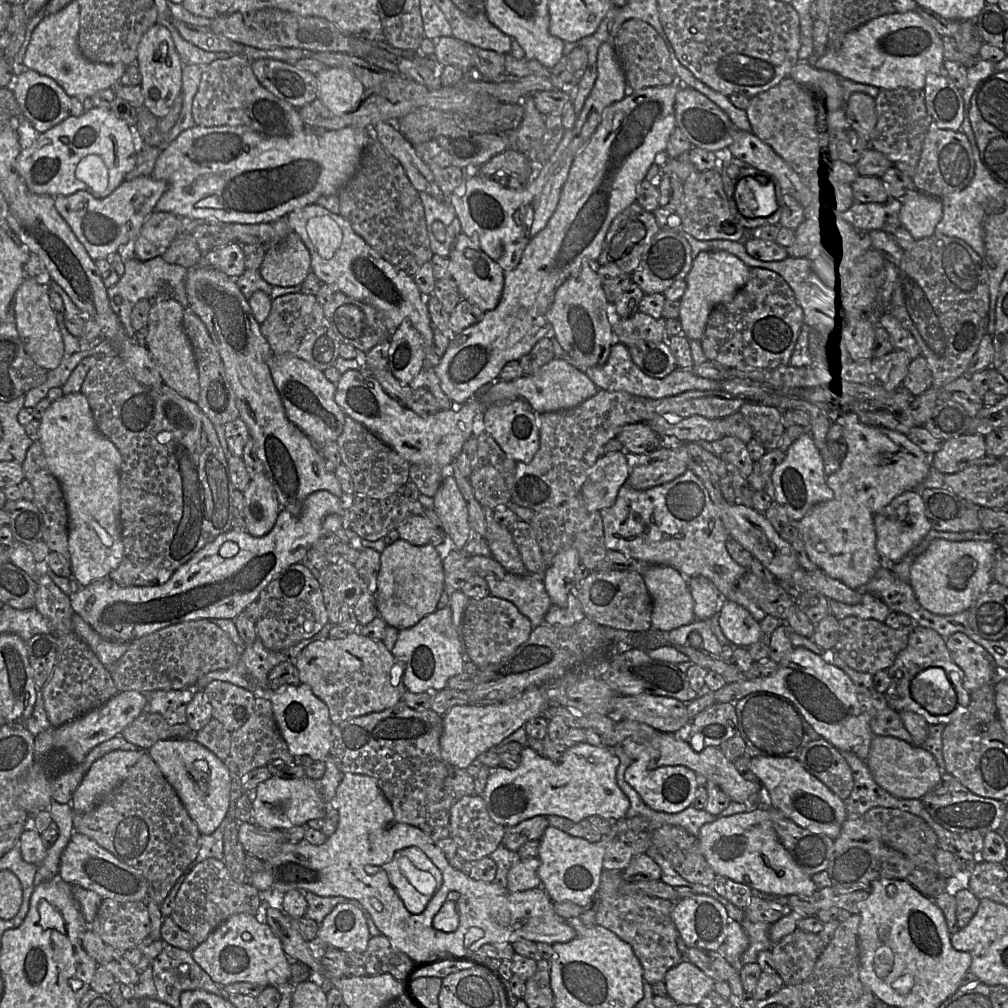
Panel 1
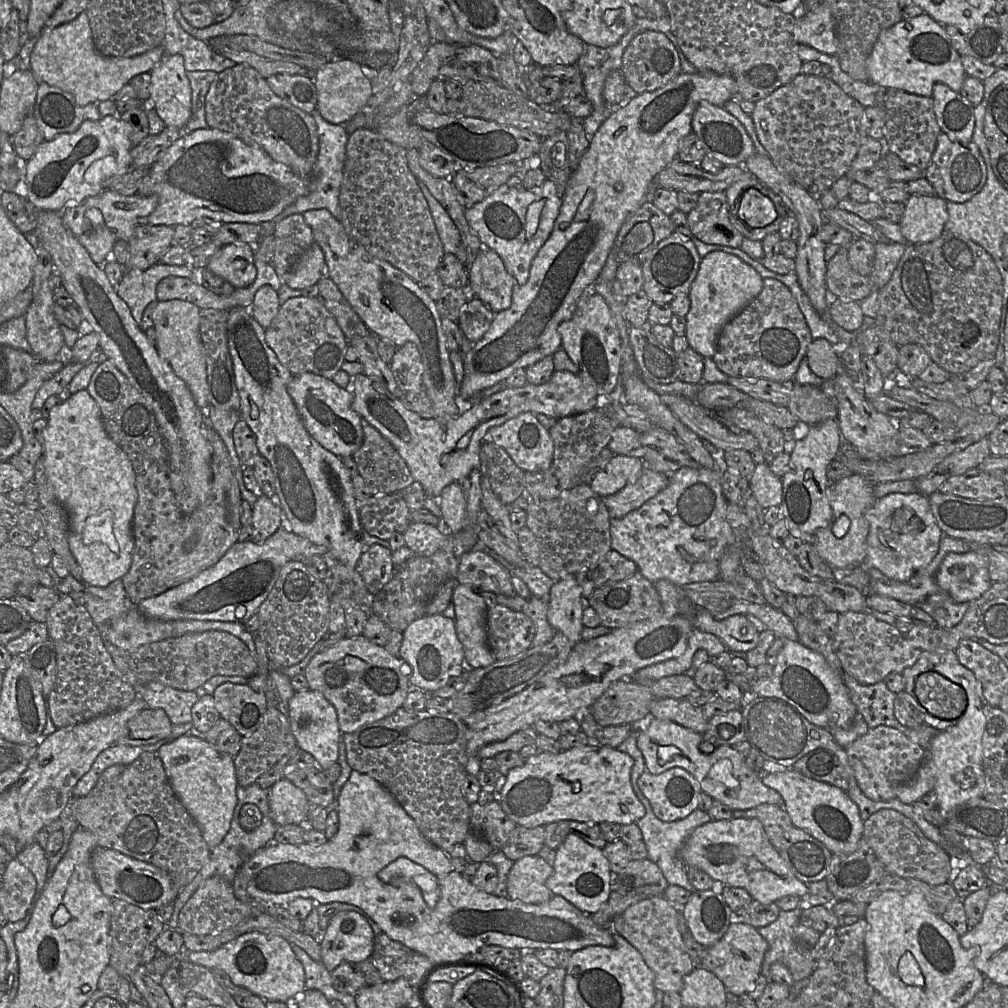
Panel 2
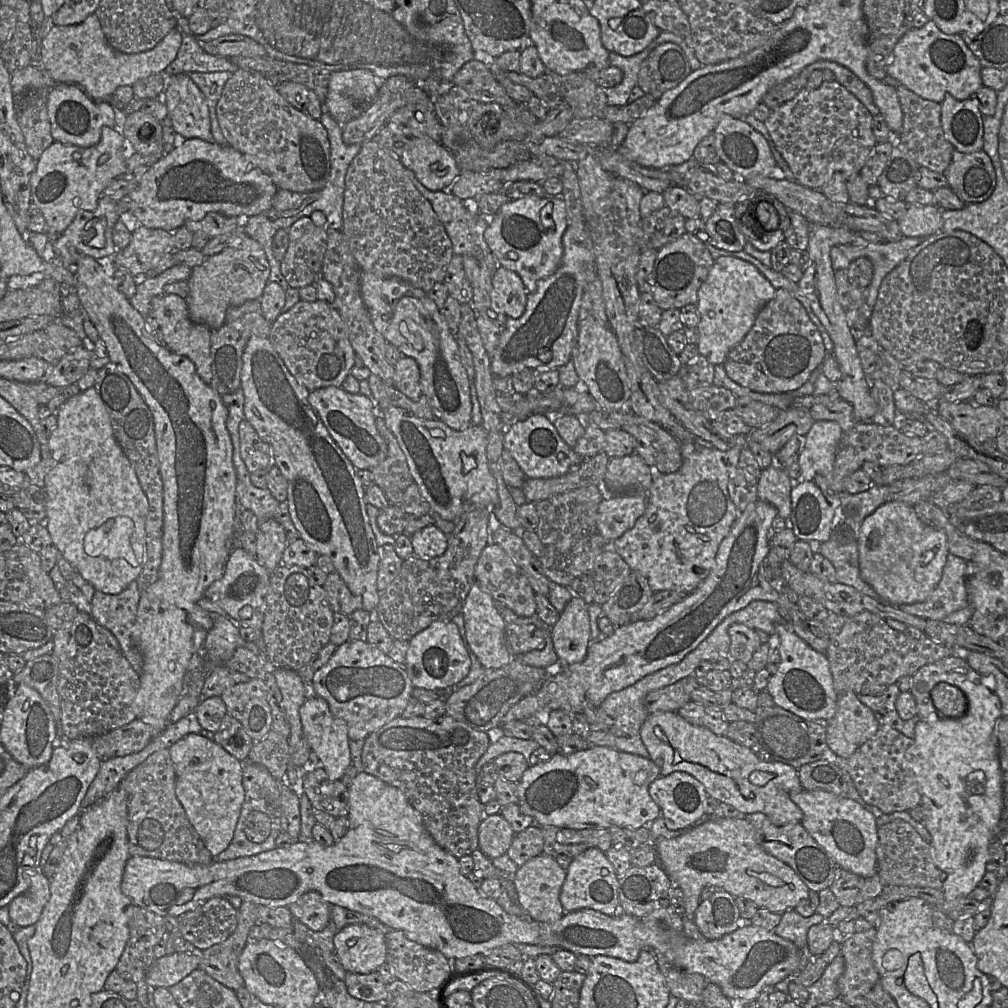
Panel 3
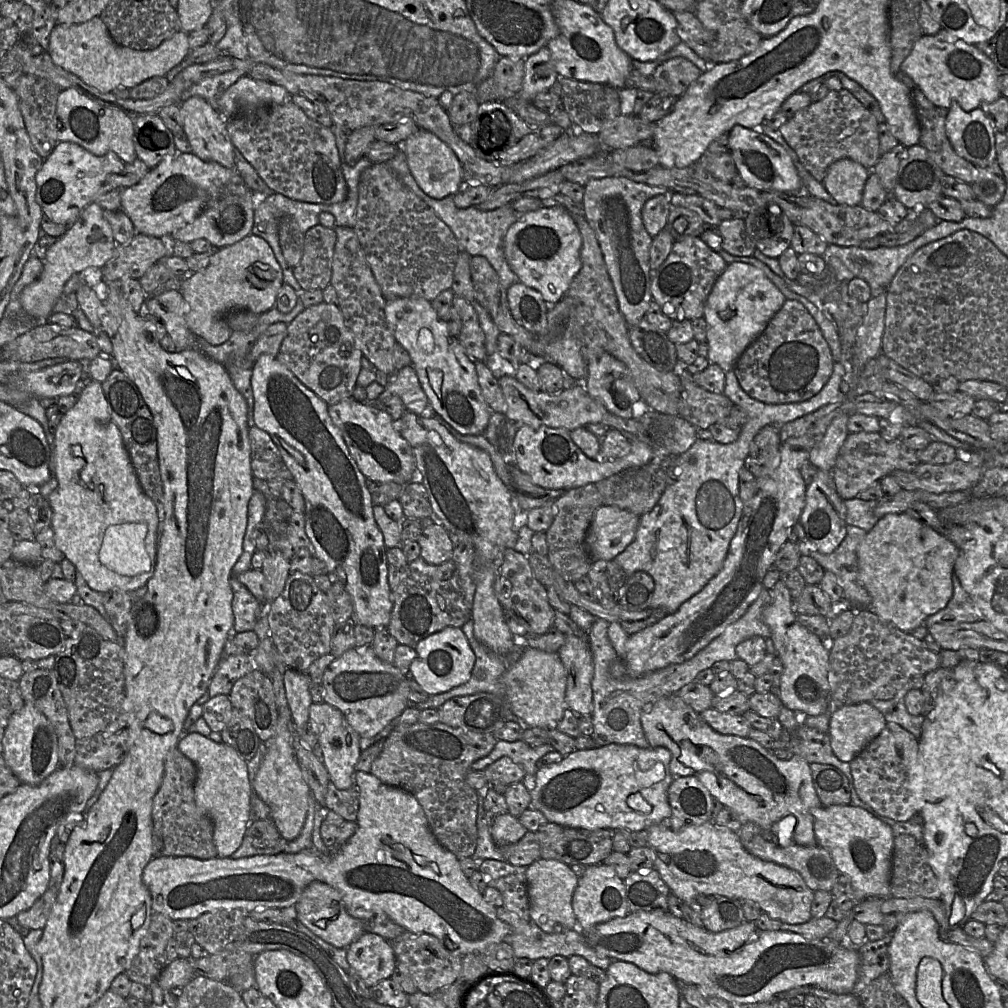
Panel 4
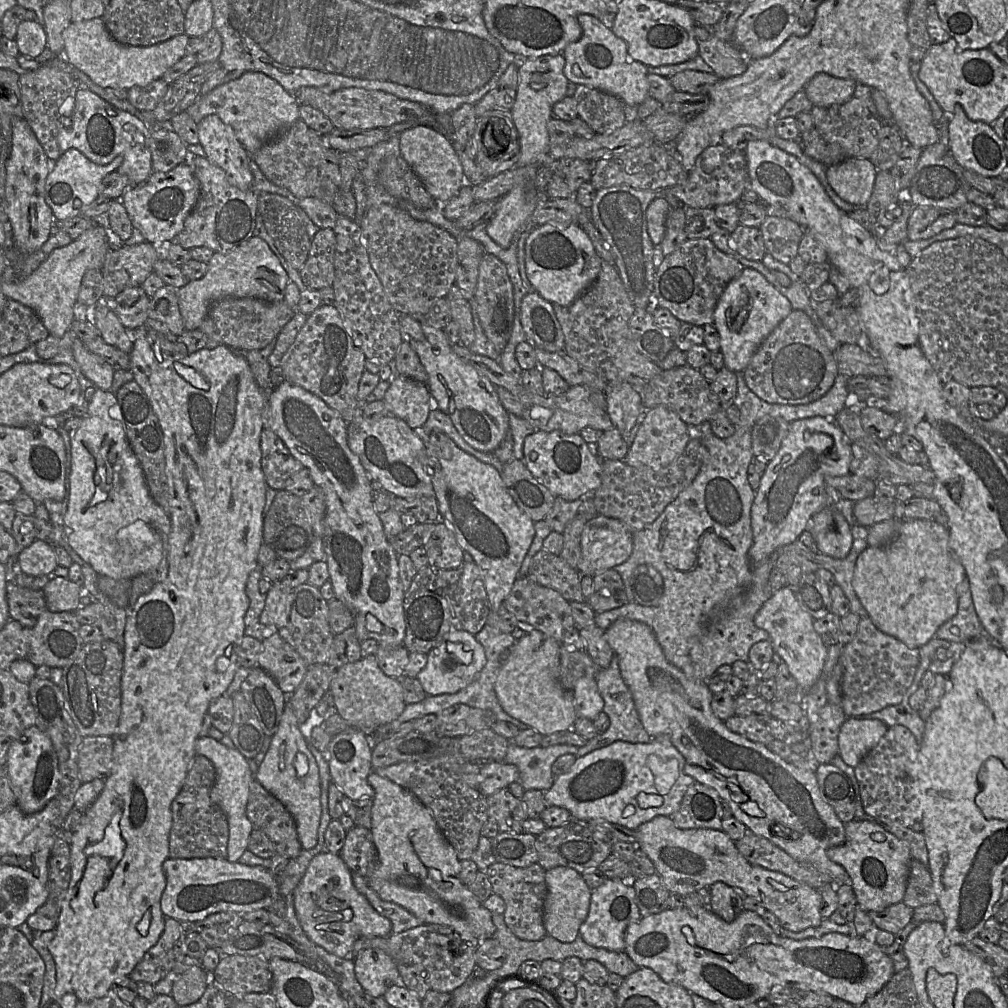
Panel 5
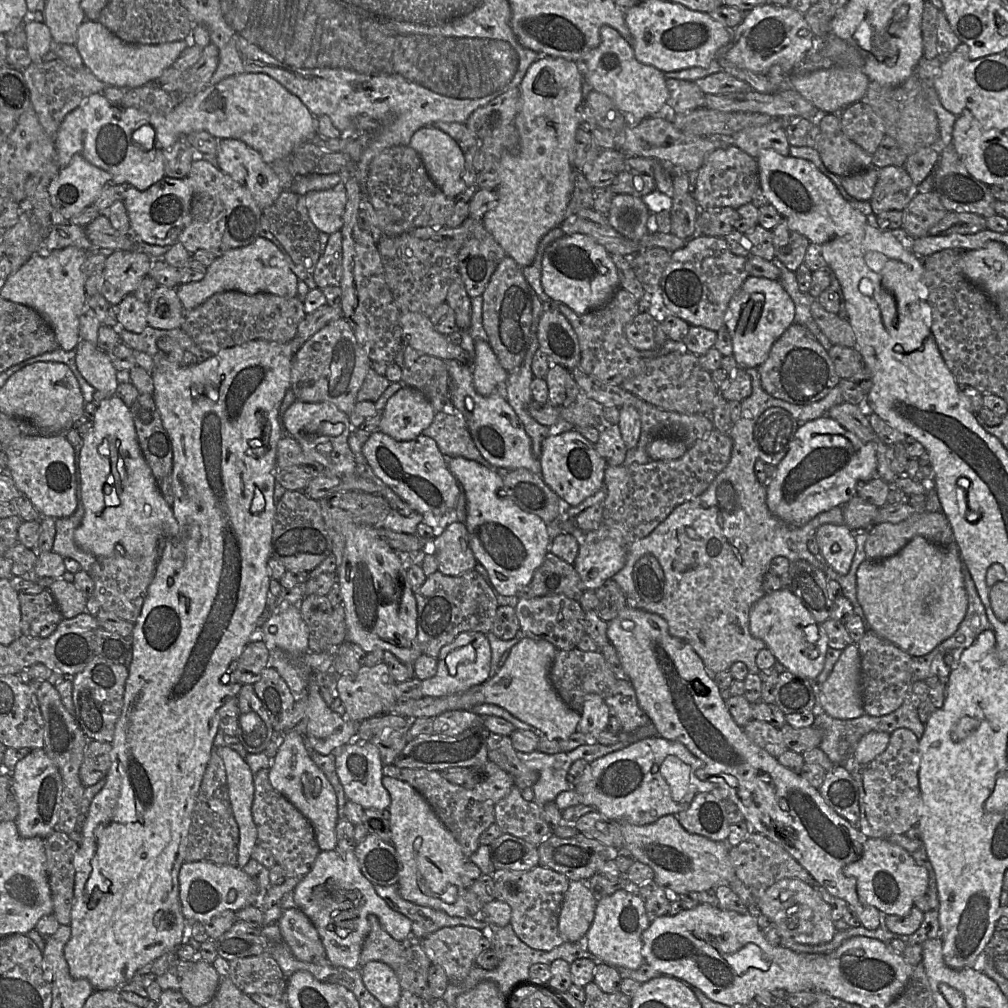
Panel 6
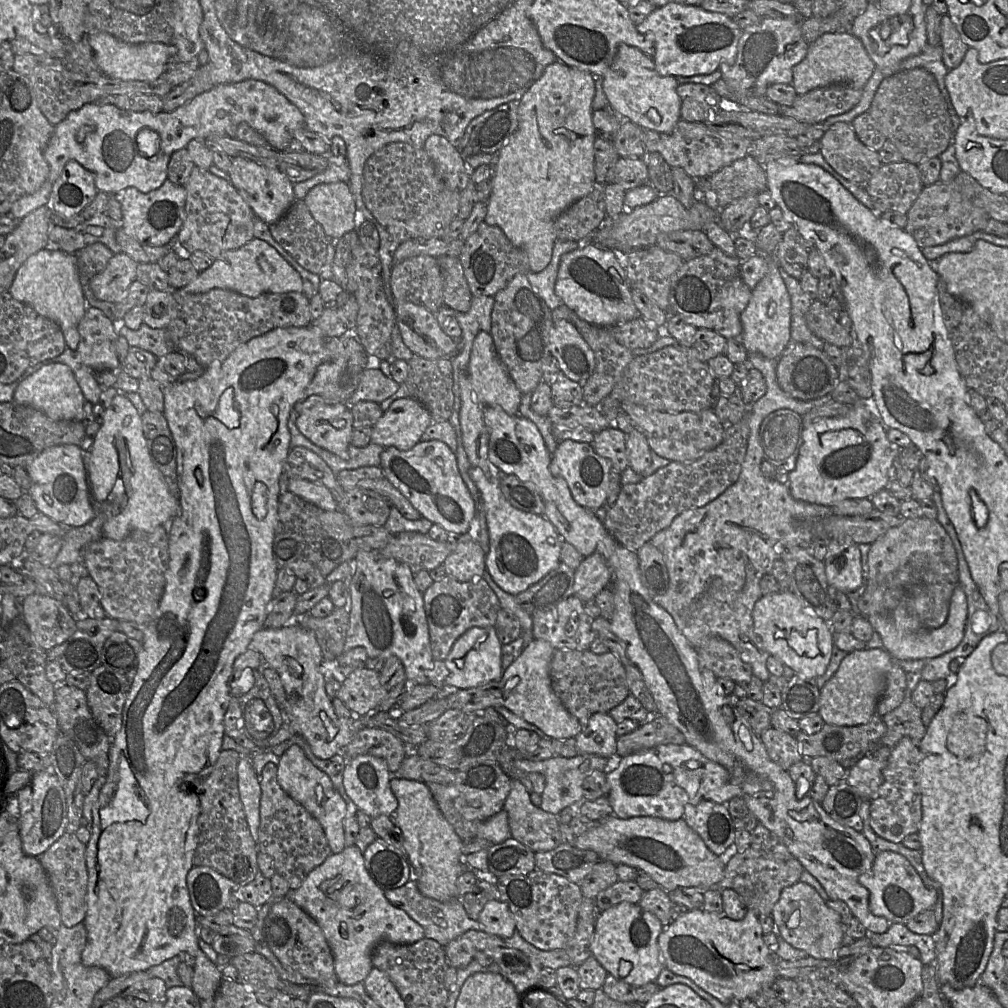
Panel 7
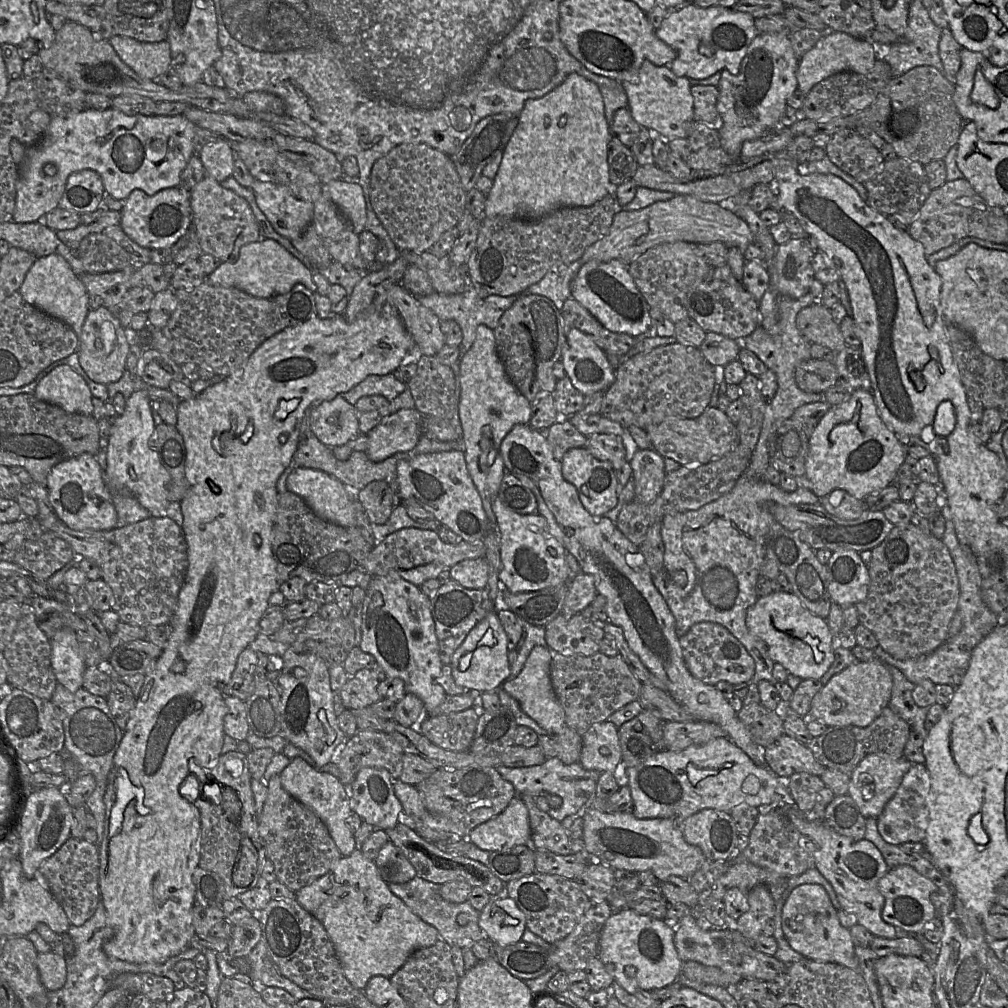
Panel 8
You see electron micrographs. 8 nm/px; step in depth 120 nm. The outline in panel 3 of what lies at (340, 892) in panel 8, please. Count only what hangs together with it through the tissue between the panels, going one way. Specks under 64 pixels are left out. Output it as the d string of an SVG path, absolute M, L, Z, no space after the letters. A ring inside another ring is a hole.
M319 892L304 894L289 909L294 919L298 919L313 931L324 930L330 921L331 906Z

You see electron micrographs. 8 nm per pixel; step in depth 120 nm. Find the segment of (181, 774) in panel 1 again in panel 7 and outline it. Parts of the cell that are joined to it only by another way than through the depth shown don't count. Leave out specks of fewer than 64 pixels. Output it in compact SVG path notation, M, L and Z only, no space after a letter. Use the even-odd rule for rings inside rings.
M241 758L237 766L238 789L246 820L254 841L258 842L261 786L250 758Z

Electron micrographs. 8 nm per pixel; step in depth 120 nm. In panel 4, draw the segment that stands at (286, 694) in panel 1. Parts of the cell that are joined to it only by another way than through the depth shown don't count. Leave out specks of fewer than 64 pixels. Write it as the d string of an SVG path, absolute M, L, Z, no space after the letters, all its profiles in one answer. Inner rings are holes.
M326 702L312 703L309 708L308 725L318 738L318 745L323 753L323 763L328 770L330 781L340 790L353 788L356 764L362 752L359 734L349 725L341 711Z

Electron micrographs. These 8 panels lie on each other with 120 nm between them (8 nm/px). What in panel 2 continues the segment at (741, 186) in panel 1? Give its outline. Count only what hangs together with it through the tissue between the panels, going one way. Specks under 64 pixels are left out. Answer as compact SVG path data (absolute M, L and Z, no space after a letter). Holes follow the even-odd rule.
M753 187L742 194L738 215L743 222L753 228L763 228L777 218L772 200Z

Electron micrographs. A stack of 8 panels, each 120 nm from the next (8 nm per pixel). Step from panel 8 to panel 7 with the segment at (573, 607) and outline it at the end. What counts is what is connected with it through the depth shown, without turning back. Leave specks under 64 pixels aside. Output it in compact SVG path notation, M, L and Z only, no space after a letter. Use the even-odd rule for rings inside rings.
M594 552L582 559L575 571L574 595L583 602L596 597L596 595L612 582L612 570L604 557Z

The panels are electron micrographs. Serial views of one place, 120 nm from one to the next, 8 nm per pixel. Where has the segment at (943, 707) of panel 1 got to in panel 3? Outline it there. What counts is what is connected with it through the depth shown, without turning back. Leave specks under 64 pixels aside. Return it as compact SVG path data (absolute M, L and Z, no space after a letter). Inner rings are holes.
M940 682L931 690L931 698L937 711L944 717L960 718L967 713L968 699L957 686Z

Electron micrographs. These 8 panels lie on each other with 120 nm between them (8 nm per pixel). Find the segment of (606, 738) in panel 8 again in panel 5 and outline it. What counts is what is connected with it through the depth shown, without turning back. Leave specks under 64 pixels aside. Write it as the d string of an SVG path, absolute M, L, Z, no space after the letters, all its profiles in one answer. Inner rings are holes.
M583 676L577 680L572 690L577 717L584 717L593 721L604 708L595 676Z

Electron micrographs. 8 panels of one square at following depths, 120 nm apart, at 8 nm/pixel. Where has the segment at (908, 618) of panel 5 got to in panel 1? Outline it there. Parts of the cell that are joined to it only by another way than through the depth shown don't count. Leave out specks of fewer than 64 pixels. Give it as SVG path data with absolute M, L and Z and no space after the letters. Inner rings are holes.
M917 490L902 492L883 506L874 516L874 527L876 533L876 550L882 559L882 565L892 565L900 561L932 529L925 514L922 497Z

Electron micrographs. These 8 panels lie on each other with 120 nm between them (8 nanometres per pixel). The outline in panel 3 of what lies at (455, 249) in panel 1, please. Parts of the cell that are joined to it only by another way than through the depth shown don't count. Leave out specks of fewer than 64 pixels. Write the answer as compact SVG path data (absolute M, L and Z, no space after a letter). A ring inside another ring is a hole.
M500 266L492 274L492 303L494 309L510 318L523 315L530 292L521 277L514 271Z

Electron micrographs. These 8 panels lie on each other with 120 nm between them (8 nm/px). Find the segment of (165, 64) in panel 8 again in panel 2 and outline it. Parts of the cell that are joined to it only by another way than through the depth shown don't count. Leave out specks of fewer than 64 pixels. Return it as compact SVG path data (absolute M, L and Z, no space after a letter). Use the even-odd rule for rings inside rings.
M85 12L71 22L55 28L44 27L30 55L30 71L39 80L72 94L79 106L100 103L120 91L132 78L150 73L165 54L162 44L150 51L129 57L101 55L95 48L89 18Z

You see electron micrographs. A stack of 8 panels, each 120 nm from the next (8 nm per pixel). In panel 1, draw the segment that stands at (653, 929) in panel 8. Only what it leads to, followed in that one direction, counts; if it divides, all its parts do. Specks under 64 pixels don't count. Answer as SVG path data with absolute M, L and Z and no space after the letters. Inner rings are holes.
M626 816L613 823L613 829L609 834L603 835L598 842L589 842L583 838L571 836L568 833L559 830L556 827L548 826L539 840L540 866L538 868L538 876L541 880L541 888L543 888L554 903L572 902L579 906L587 906L594 901L598 891L601 876L604 871L603 862L607 847L617 840L617 836L625 830L634 830L636 833L649 833L649 822L644 816L634 816L626 818Z

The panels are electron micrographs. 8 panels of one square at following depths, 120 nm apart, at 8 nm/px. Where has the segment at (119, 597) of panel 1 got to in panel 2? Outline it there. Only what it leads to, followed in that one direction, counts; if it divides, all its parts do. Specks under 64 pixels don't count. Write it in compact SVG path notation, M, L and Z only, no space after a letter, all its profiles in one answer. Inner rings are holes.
M284 527L264 542L238 541L215 565L179 586L142 600L136 607L144 617L151 620L246 622L257 614L283 566L295 560L309 543L309 540ZM238 606L246 608L246 615L240 620L236 618Z

